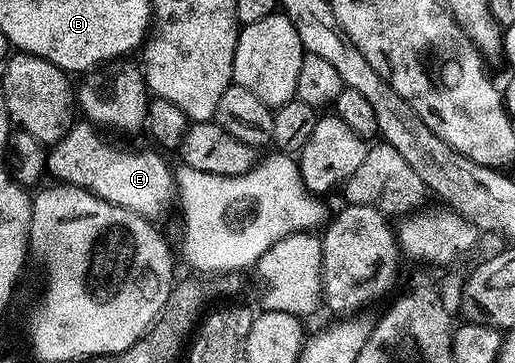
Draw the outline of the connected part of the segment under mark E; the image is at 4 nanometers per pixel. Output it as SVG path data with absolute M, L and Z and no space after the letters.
M75 121L59 142L49 147L46 170L58 184L87 190L105 202L136 212L142 218L159 220L176 206L176 174L154 150L121 150L105 142L89 121Z

